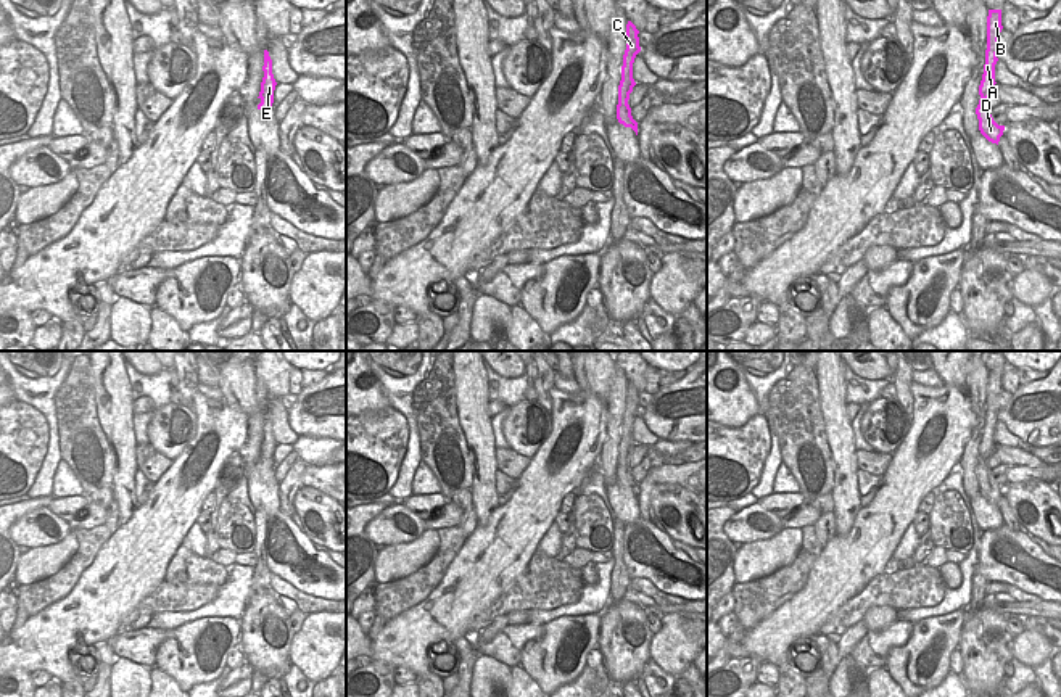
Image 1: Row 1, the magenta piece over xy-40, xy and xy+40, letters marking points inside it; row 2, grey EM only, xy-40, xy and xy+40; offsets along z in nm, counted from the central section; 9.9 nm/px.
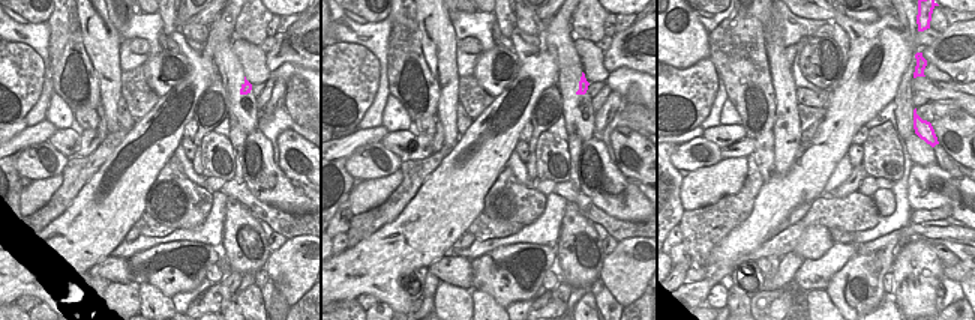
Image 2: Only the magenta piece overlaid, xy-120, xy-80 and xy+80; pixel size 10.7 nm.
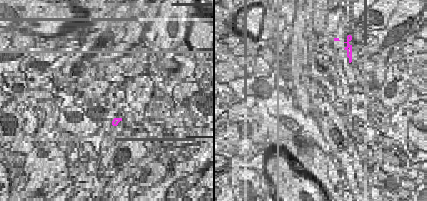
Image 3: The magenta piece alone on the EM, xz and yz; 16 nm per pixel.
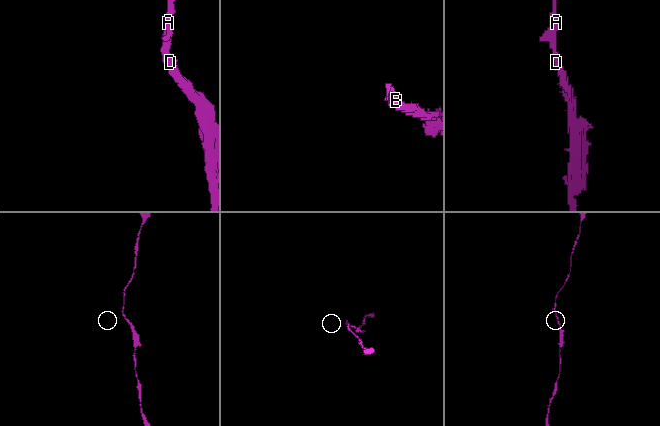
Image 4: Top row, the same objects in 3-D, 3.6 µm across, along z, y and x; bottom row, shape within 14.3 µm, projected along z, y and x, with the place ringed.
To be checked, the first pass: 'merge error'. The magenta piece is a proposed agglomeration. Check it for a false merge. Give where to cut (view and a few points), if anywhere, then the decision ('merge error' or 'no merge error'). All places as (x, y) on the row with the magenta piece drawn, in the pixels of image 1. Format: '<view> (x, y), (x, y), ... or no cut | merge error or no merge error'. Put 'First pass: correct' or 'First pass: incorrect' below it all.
no cut | no merge error
First pass: incorrect

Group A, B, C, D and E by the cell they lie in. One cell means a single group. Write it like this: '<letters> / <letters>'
A B C D E

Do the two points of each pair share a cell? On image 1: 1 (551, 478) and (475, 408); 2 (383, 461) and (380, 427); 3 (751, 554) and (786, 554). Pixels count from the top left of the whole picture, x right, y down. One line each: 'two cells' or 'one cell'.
1: two cells
2: one cell
3: one cell

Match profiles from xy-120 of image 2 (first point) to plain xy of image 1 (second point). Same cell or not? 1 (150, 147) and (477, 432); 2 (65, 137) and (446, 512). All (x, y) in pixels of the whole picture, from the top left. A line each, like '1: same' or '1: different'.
1: different
2: different

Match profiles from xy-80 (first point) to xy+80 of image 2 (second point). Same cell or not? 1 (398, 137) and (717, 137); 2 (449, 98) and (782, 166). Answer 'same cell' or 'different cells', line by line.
1: same cell
2: same cell

